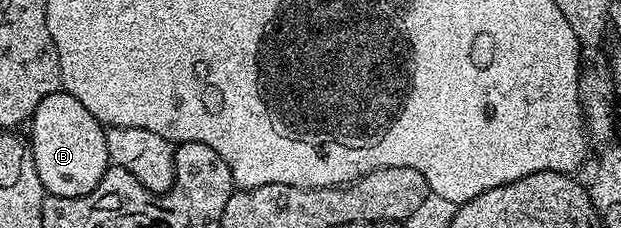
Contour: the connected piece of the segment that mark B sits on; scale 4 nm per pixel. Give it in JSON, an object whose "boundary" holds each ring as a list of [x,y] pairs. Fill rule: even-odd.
{"boundary":[[[60,90],[41,98],[41,106],[31,115],[30,128],[29,147],[46,195],[77,198],[101,182],[109,167],[105,128],[73,94]]]}

